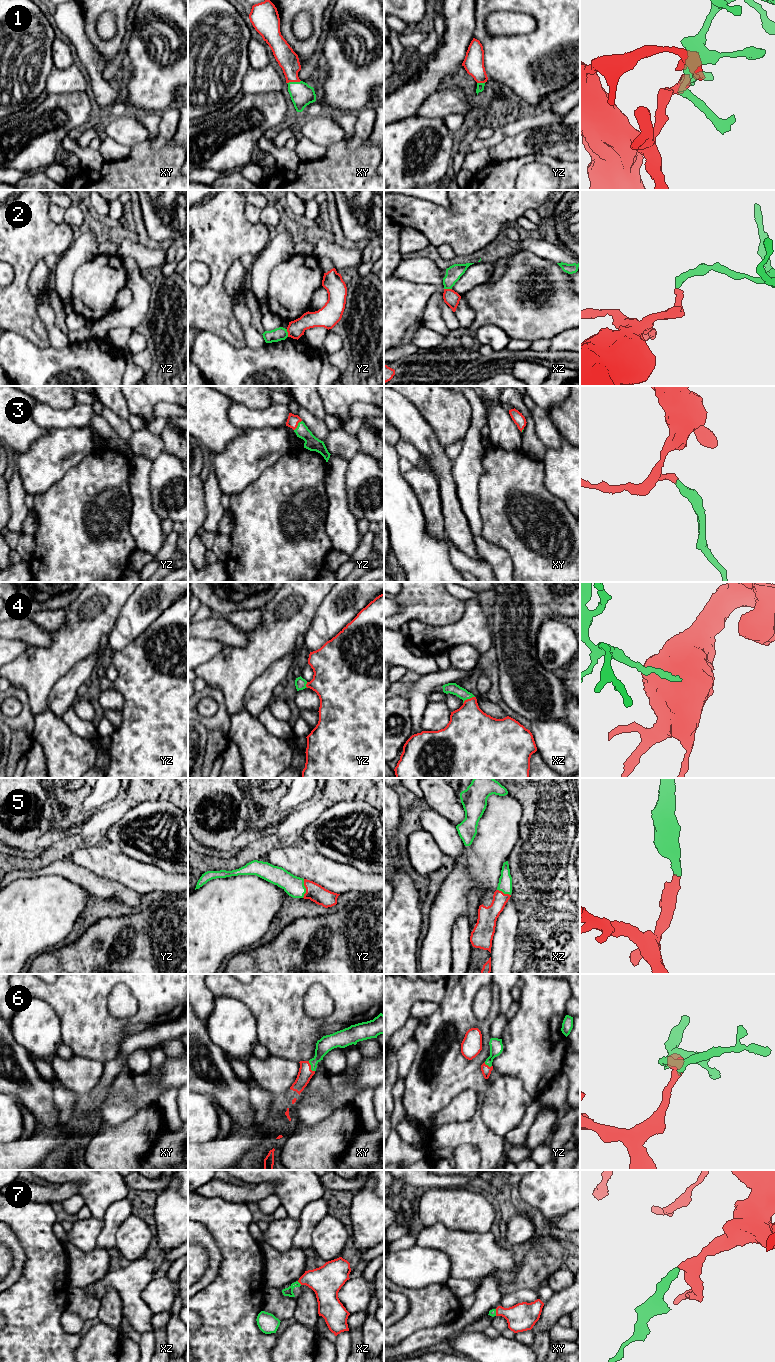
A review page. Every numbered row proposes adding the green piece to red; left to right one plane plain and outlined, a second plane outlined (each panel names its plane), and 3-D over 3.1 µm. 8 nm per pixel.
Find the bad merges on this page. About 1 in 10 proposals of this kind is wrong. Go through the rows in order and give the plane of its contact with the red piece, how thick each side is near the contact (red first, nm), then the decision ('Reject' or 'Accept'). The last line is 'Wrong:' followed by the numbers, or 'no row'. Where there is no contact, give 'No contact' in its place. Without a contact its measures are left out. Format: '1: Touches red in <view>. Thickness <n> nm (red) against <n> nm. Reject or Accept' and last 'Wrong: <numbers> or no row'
1: Touches red in xy. Thickness 170 nm (red) against 180 nm. Accept
2: Touches red in yz. Thickness 140 nm (red) against 110 nm. Reject
3: Touches red in yz. Thickness 90 nm (red) against 120 nm. Accept
4: Touches red in xz. Thickness 360 nm (red) against 90 nm. Accept
5: Touches red in yz. Thickness 140 nm (red) against 160 nm. Accept
6: Touches red in xy. Thickness 120 nm (red) against 120 nm. Accept
7: Touches red in xz. Thickness 260 nm (red) against 70 nm. Accept
Wrong: 2

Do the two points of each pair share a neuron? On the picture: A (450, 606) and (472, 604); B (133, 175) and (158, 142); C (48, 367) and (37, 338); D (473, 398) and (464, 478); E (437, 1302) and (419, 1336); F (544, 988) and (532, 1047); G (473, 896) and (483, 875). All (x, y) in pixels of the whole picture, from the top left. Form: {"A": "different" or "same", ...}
{"A": "different", "B": "different", "C": "different", "D": "same", "E": "different", "F": "same", "G": "different"}

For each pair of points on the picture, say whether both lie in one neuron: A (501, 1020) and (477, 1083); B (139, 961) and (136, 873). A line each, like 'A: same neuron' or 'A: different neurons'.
A: different neurons
B: different neurons

